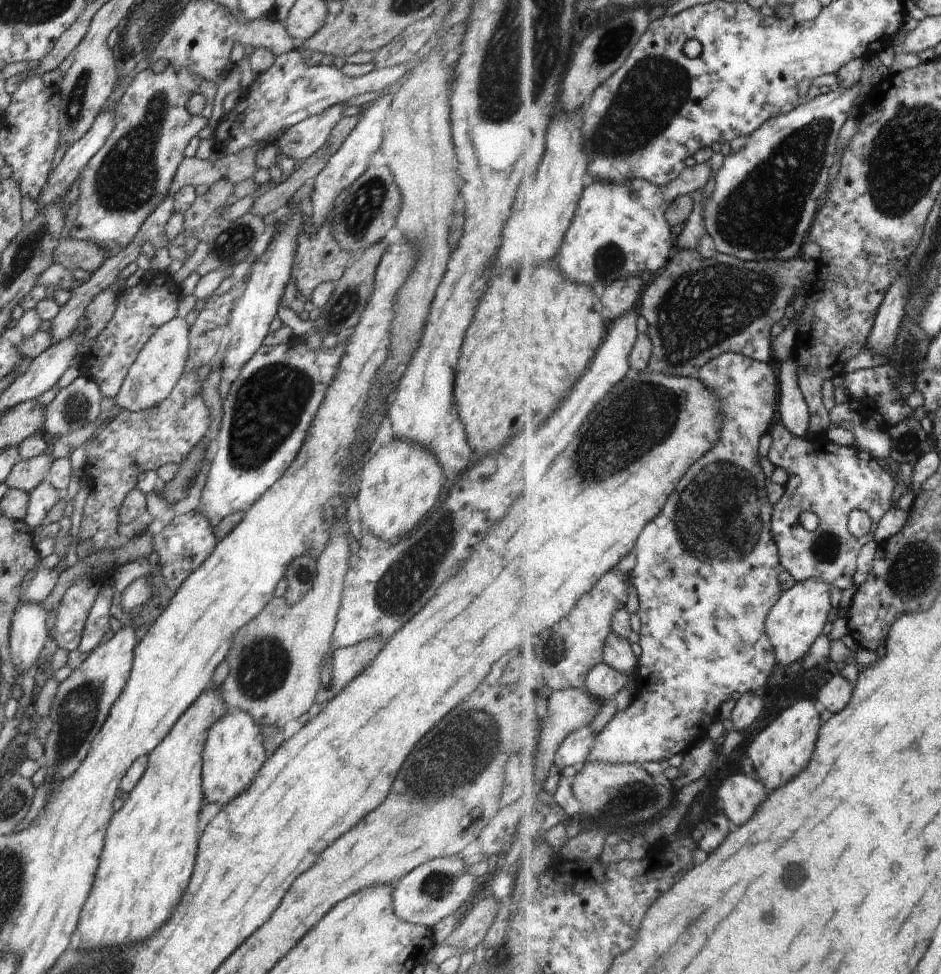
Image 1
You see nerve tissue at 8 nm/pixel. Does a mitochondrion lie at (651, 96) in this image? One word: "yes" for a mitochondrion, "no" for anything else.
yes

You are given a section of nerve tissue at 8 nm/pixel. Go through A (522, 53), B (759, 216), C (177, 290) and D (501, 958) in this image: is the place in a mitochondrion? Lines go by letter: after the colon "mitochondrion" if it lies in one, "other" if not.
A: mitochondrion
B: mitochondrion
C: other
D: other

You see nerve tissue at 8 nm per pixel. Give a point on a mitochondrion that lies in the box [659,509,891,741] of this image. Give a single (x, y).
(827, 545)

